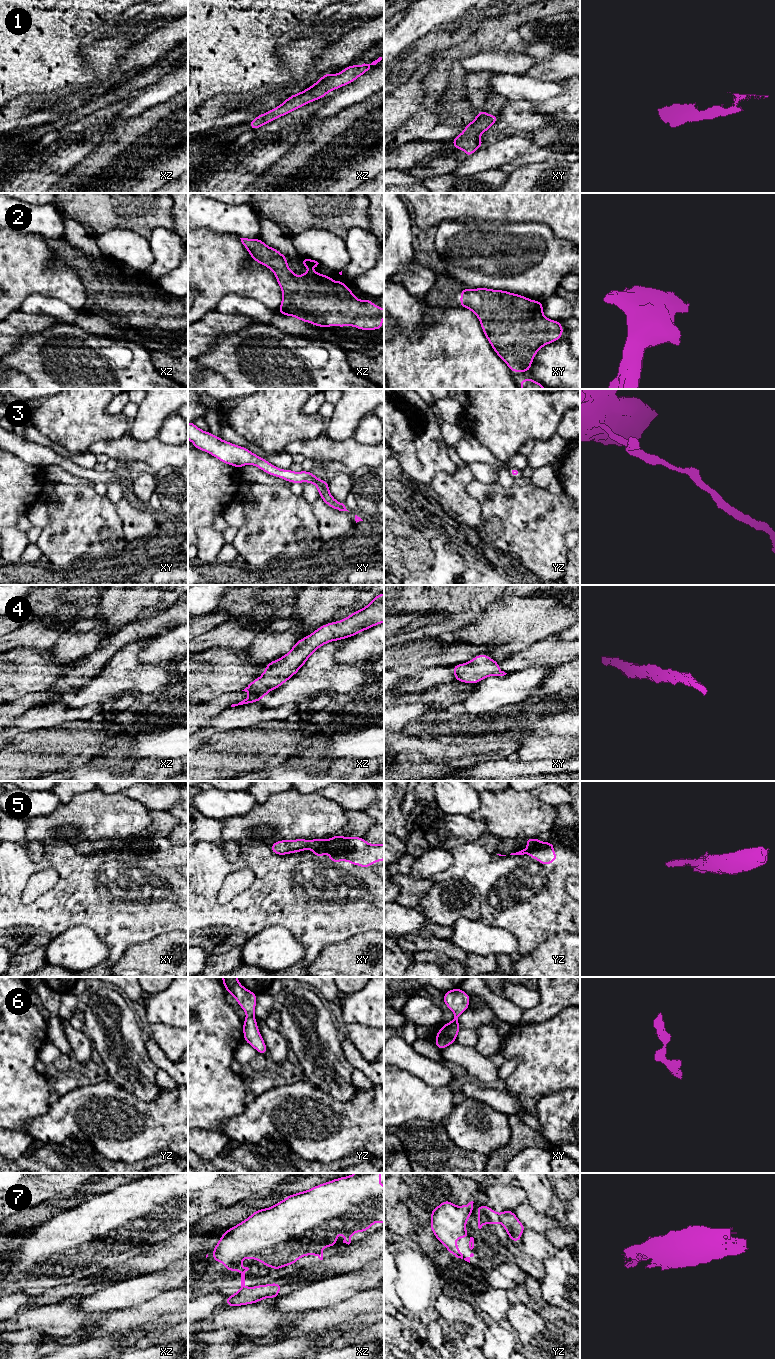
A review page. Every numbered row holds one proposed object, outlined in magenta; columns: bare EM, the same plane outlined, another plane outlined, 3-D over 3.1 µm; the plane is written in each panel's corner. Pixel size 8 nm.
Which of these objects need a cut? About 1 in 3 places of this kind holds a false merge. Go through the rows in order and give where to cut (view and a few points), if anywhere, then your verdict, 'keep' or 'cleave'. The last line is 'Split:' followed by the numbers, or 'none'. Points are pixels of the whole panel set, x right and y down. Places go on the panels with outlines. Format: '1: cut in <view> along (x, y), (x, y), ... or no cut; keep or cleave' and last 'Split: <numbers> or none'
1: no cut; keep
2: no cut; keep
3: no cut; keep
4: no cut; keep
5: no cut; keep
6: no cut; keep
7: cut in yz along (498, 1214), (500, 1220); cleave
Split: 7

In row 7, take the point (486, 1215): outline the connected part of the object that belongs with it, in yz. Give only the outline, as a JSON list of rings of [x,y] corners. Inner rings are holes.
[[[478,1205],[478,1228],[481,1229],[484,1224],[500,1223],[499,1214],[487,1205]]]

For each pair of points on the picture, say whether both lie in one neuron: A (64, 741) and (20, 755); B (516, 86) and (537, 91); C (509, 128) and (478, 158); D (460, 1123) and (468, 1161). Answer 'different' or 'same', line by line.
A: same
B: same
C: different
D: different

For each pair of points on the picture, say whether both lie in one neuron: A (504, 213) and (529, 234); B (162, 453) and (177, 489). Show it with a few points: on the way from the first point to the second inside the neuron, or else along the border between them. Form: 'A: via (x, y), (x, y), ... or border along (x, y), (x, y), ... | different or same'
A: border along (539, 222), (498, 222), (492, 224) | different
B: border along (177, 467), (162, 468), (157, 472) | different

